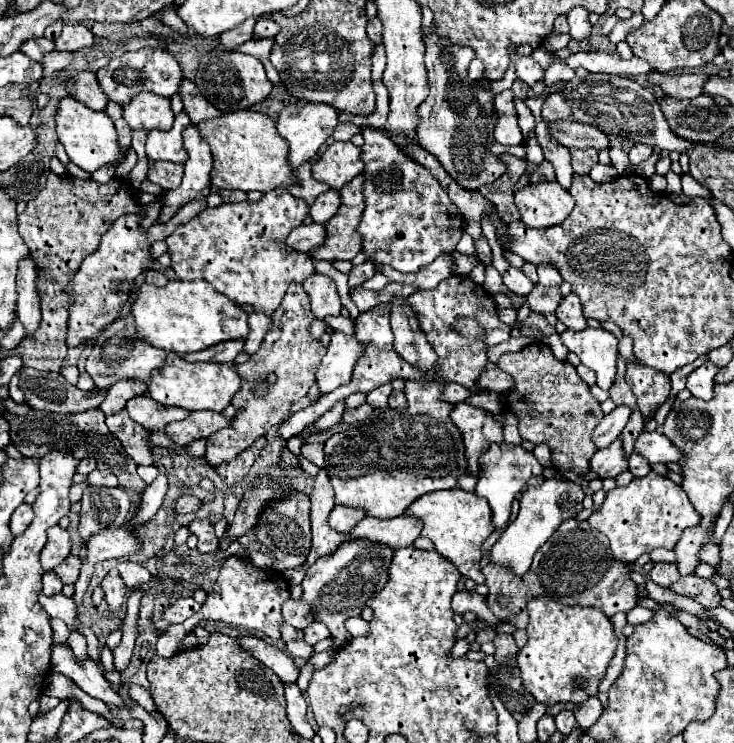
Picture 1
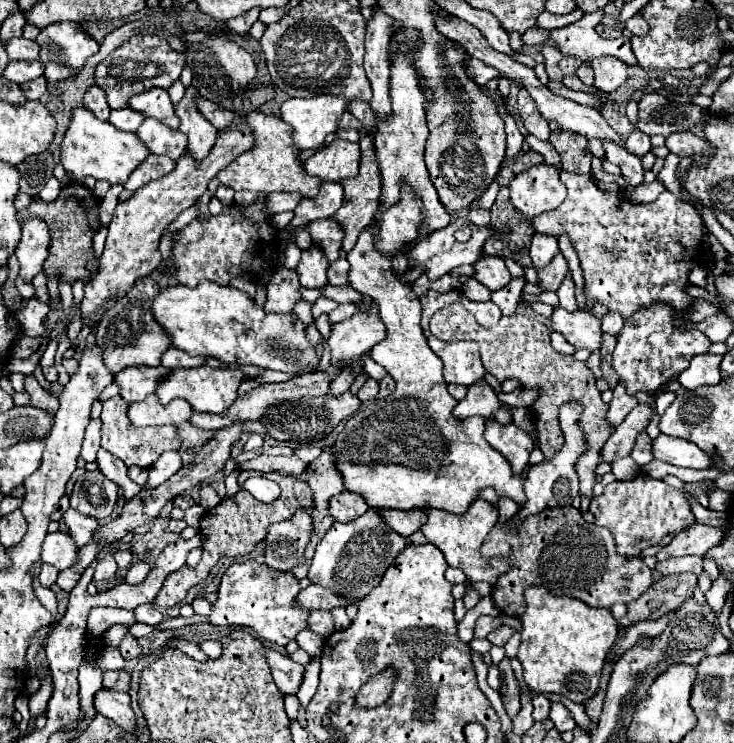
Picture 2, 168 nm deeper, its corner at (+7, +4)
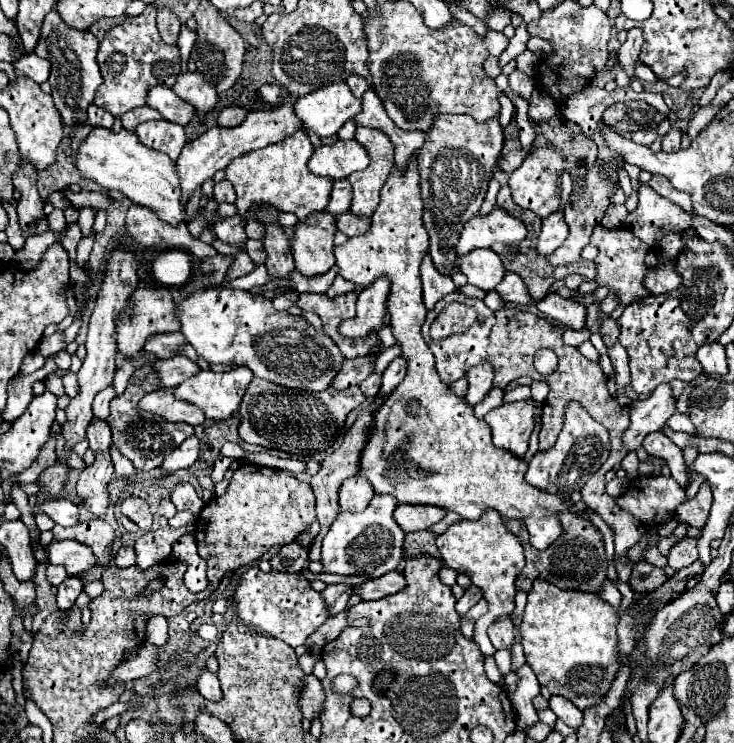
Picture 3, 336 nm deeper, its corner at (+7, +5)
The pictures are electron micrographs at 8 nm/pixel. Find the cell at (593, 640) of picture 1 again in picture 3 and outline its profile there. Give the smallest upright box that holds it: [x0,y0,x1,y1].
[521,580,621,710]

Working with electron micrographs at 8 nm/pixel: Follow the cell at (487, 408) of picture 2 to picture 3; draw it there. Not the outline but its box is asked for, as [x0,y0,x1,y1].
[467,360,493,406]

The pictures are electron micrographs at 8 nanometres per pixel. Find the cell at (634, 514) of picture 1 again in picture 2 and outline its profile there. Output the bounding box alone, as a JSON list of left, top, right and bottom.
[589,475,695,557]

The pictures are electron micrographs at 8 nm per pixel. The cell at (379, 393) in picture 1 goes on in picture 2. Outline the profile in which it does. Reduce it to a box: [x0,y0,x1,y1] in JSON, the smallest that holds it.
[357,379,379,401]

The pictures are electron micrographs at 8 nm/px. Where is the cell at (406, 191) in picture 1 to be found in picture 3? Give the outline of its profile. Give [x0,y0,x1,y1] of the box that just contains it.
[347,74,369,98]

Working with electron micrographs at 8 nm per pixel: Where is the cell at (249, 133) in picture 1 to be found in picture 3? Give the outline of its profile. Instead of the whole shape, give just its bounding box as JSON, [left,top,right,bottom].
[225,130,333,220]

